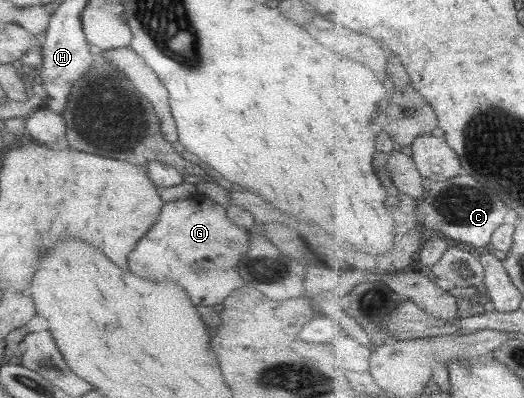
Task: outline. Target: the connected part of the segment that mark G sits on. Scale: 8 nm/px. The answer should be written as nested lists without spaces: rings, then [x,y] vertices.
[[[198,192],[179,202],[163,202],[152,228],[140,238],[140,246],[128,254],[130,272],[154,282],[172,280],[186,290],[193,305],[222,304],[232,291],[248,285],[238,274],[237,264],[247,251],[249,233],[232,224],[225,209]]]

